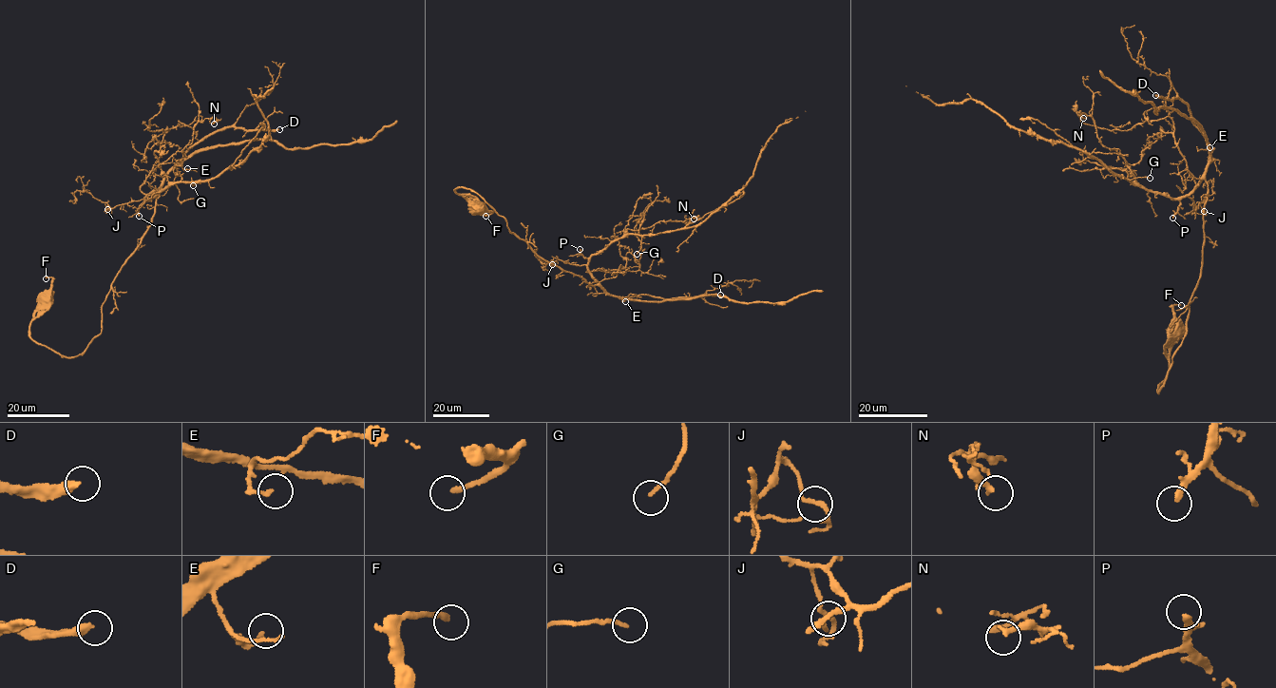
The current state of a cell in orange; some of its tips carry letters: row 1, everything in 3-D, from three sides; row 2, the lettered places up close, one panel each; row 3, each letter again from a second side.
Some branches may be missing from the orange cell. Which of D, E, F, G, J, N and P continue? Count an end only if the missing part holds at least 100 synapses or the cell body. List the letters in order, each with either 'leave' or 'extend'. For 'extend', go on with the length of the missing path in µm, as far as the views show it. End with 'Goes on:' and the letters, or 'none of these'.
D: extend; about 70 µm are missing
E: leave
F: leave
G: leave
J: leave
N: leave
P: extend; about 60 µm are missing
Goes on: D, P

